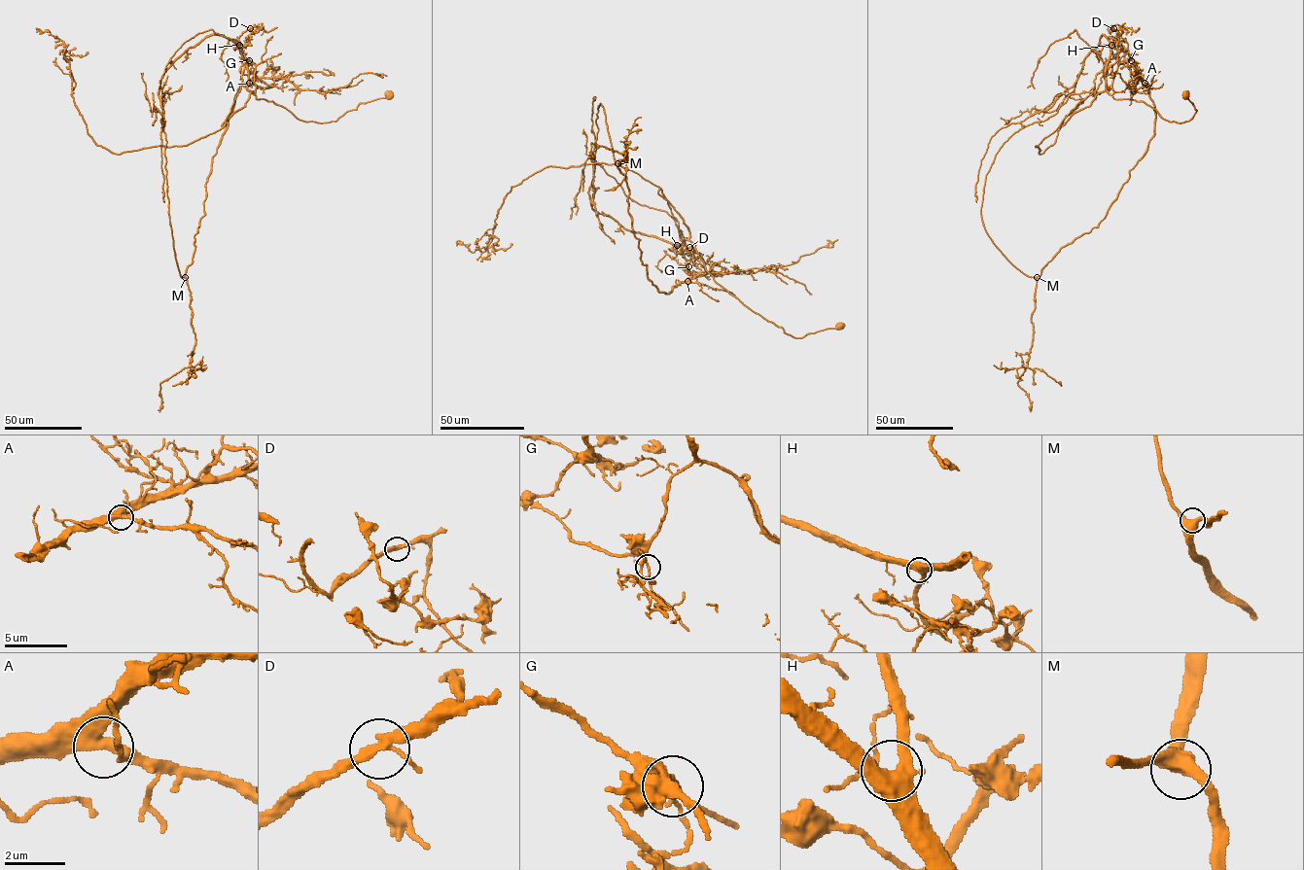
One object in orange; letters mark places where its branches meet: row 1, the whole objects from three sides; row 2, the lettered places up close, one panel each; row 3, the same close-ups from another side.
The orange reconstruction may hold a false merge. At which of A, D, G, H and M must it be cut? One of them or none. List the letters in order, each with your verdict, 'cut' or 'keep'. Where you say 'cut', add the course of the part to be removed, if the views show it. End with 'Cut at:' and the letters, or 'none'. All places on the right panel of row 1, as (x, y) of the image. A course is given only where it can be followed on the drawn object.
A: keep
D: keep
G: cut | (1131, 60), (1154, 135), (1098, 226), (1028, 276), (985, 228), (986, 174), (1015, 132), (1070, 95), (1110, 86)
H: keep
M: keep
Cut at: G

